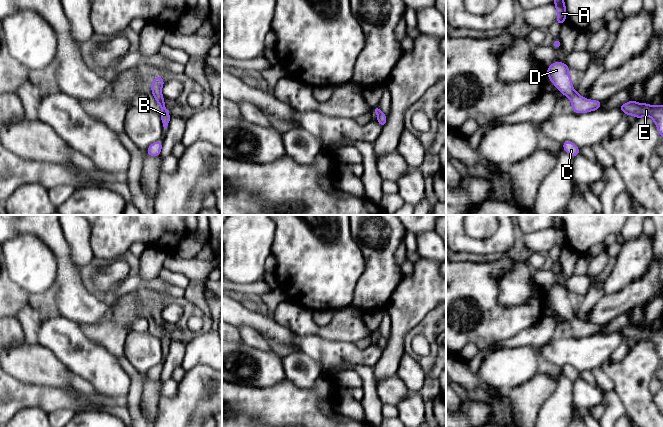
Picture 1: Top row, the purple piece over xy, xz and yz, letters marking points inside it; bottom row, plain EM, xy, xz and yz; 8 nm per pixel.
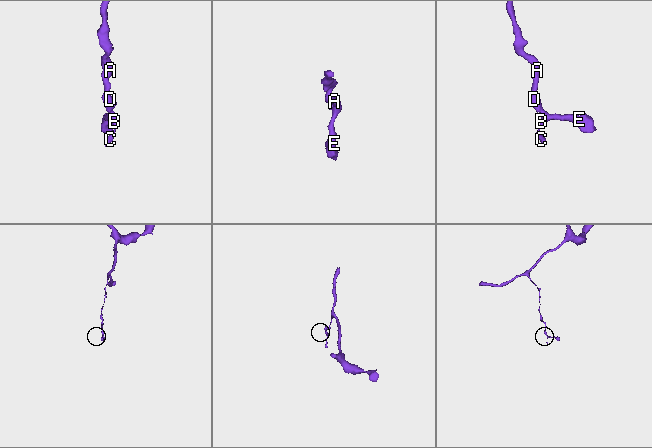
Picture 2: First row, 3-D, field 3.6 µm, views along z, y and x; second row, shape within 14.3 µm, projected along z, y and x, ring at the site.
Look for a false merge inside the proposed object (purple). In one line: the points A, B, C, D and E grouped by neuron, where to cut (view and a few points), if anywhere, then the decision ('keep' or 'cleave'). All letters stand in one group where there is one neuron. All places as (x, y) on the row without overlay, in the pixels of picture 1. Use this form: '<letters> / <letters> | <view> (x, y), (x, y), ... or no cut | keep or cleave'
A B C D E | no cut | keep

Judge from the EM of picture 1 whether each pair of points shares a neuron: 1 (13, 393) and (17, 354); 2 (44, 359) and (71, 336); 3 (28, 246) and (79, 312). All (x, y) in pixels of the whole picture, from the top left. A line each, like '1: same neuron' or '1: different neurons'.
1: different neurons
2: different neurons
3: different neurons

